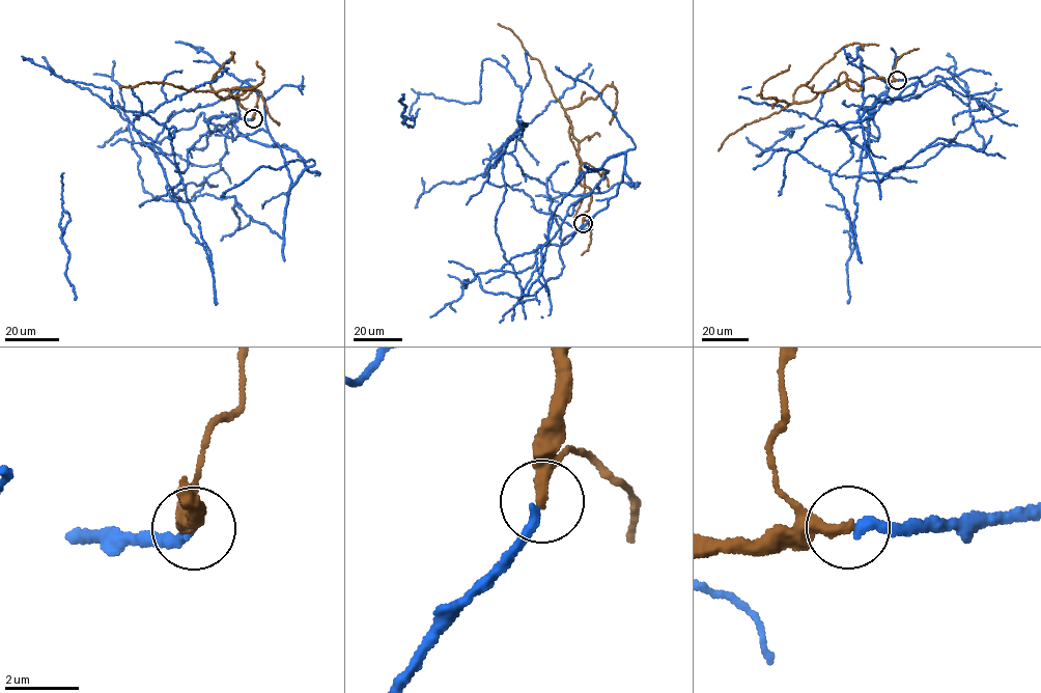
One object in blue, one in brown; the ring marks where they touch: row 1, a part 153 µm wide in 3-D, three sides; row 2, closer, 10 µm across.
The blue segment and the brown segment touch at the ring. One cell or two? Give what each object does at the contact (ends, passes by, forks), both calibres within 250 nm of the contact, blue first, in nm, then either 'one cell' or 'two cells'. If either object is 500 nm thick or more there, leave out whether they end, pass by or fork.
blue ends | brown ends | 280/320 nm | one cell

